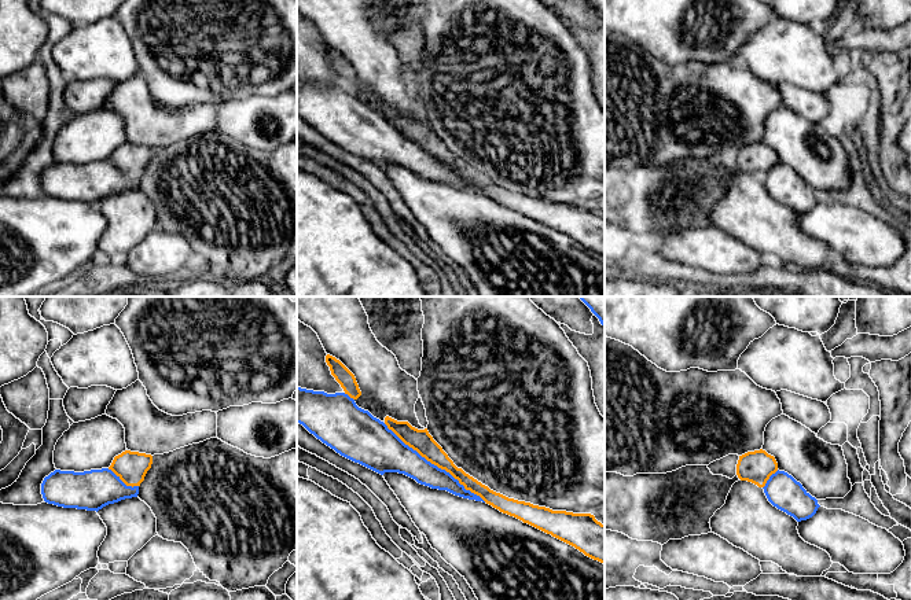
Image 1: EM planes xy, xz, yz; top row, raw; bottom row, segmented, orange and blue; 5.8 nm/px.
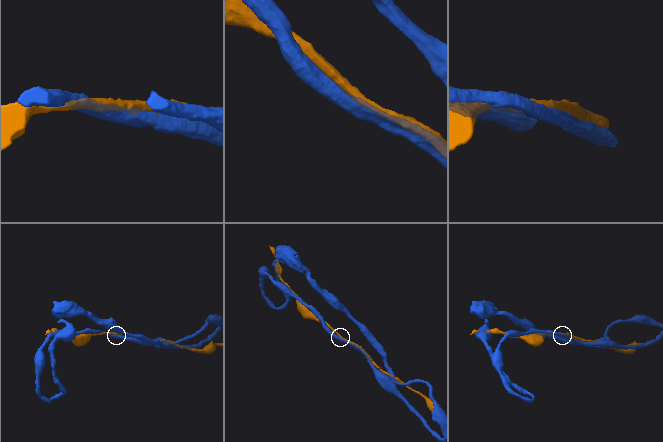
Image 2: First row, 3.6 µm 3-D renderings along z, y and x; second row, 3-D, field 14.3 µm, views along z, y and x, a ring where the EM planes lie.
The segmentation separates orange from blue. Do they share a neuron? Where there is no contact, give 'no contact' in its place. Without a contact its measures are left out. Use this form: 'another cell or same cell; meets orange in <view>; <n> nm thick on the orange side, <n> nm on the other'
another cell; meets orange in xz; 130 nm thick on the orange side, 190 nm on the other

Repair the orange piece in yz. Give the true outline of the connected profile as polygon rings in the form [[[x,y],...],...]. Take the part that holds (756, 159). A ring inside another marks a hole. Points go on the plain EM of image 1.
[[[765,143],[747,144],[739,148],[736,168],[741,173],[747,173],[758,180],[764,180],[772,166],[778,163],[778,155],[774,148]]]

